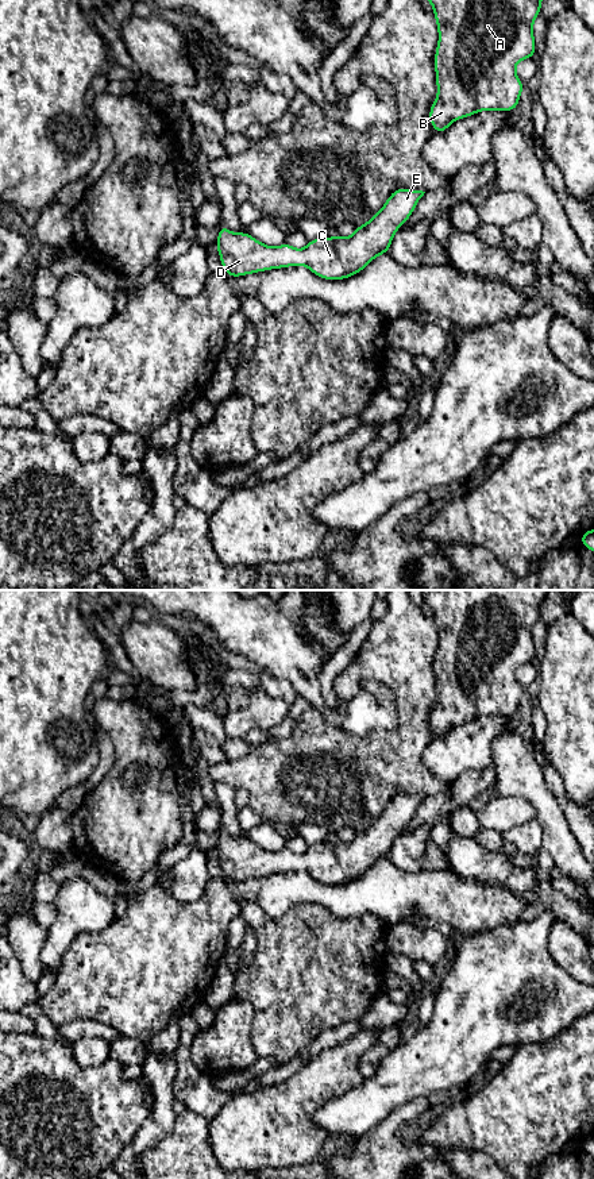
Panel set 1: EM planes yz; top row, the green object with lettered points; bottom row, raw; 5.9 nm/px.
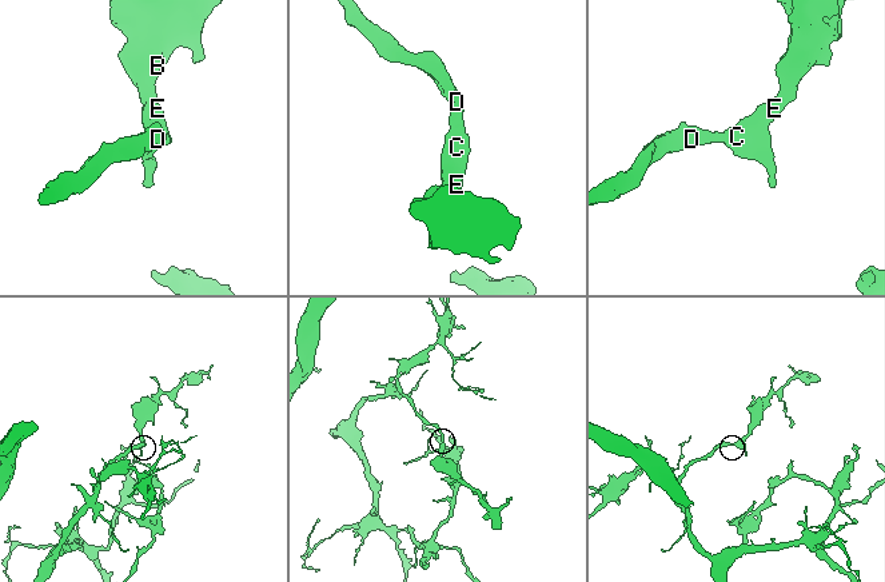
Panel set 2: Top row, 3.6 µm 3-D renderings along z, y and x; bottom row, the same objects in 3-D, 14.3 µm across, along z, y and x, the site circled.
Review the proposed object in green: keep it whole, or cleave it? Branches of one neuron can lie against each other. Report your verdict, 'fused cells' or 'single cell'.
single cell

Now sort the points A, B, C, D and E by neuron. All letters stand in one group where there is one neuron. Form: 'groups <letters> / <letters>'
groups A B C D E

